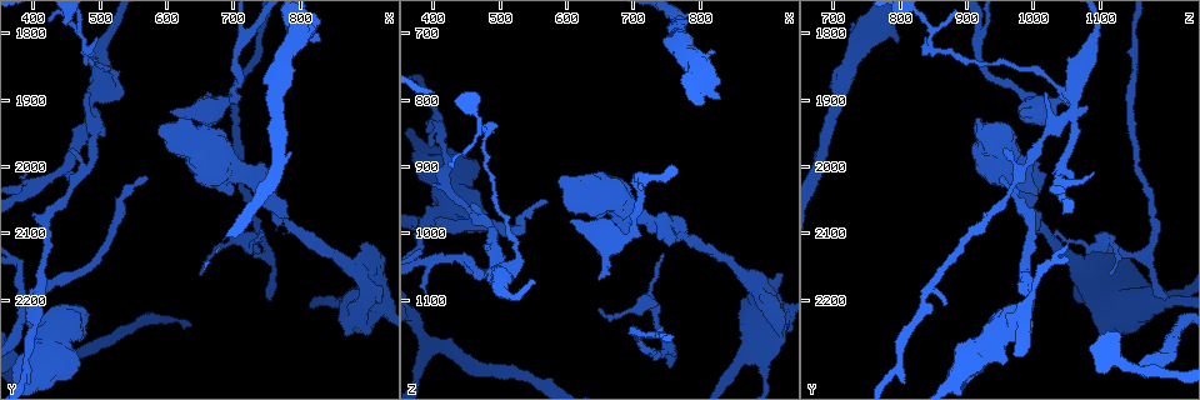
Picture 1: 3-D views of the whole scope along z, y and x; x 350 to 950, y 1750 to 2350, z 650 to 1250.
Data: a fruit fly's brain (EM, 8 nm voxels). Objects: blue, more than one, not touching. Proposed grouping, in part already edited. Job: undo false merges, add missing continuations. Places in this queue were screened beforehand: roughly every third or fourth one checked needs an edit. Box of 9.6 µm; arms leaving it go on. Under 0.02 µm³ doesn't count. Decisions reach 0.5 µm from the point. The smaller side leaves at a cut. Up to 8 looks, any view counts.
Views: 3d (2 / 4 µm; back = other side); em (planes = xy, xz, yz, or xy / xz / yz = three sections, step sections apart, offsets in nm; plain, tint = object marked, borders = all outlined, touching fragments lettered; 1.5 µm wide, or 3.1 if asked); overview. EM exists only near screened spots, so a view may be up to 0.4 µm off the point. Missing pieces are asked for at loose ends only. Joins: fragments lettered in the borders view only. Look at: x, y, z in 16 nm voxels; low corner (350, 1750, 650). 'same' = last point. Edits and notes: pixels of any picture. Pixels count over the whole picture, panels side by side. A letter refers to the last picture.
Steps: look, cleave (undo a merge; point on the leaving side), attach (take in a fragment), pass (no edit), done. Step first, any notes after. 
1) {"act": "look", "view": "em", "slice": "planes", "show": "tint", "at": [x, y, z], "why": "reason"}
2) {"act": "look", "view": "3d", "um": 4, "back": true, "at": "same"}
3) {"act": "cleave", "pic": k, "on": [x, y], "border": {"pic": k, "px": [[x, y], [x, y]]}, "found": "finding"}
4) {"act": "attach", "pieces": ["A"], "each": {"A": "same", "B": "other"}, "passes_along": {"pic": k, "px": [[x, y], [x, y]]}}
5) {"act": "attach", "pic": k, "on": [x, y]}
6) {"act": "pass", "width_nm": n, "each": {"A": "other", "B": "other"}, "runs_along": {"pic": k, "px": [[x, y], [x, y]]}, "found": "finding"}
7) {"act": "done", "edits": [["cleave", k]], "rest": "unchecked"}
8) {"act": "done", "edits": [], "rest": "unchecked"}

{"act": "look", "view": "em", "slice": "planes", "show": "plain", "at": [695, 2045, 1005], "why": "an open end"}

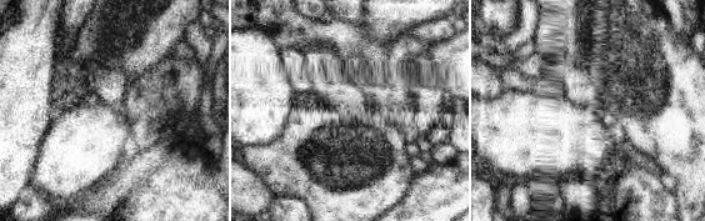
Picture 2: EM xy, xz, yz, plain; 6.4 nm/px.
{"act": "look", "view": "em", "slice": "planes", "show": "borders", "at": "same", "why": "what lies round it"}

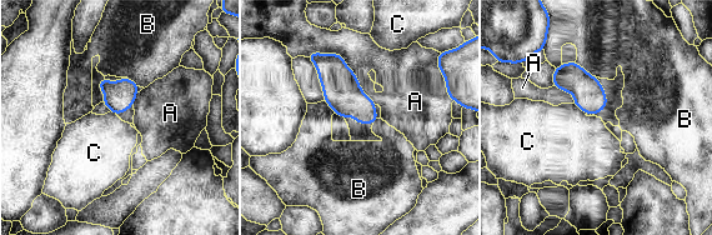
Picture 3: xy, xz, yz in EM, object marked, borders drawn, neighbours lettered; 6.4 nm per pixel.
{"act": "pass", "longest_contact_nm": ["A", 550], "each": {"A": "other", "B": "other", "C": "other"}, "border": {"pic": 3, "px": [[572, 104], [586, 113]]}, "found": "none of them fits"}

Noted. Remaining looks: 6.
{"act": "look", "view": "em", "slice": "yz", "step": 4, "show": "tint", "at": [755, 2135, 1165], "why": "a narrow waist"}

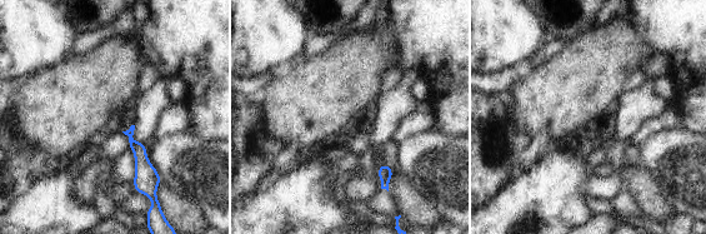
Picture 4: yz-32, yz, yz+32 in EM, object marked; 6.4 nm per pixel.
{"act": "look", "view": "em", "slice": "planes", "show": "borders", "at": "same", "why": "cut it another way"}

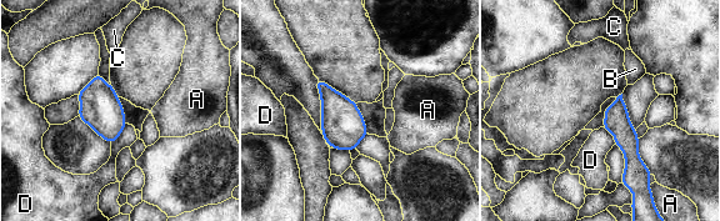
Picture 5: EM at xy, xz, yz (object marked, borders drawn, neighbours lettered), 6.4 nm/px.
{"act": "pass", "longest_contact_nm": ["D", 170], "each": {"A": "other", "B": "other", "C": "other", "D": "other"}, "runs_along": {"pic": 5, "px": [[619, 100], [629, 177]]}, "found": "all the same neuron"}

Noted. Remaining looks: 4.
{"act": "look", "view": "em", "slice": "planes", "show": "borders", "at": [395, 2205, 865], "why": "free end"}

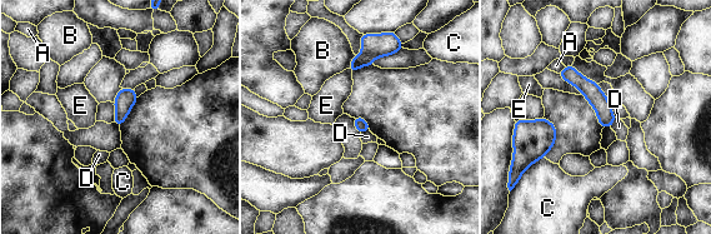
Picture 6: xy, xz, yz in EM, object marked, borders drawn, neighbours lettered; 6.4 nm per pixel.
{"act": "pass", "each": {"A": "other", "B": "other", "C": "other", "D": "other", "E": "other"}, "border": {"pic": 6, "px": [[369, 129], [360, 134]]}, "found": "none of them fits"}

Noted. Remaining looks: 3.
{"act": "done", "edits": [], "rest": "unchecked"}

